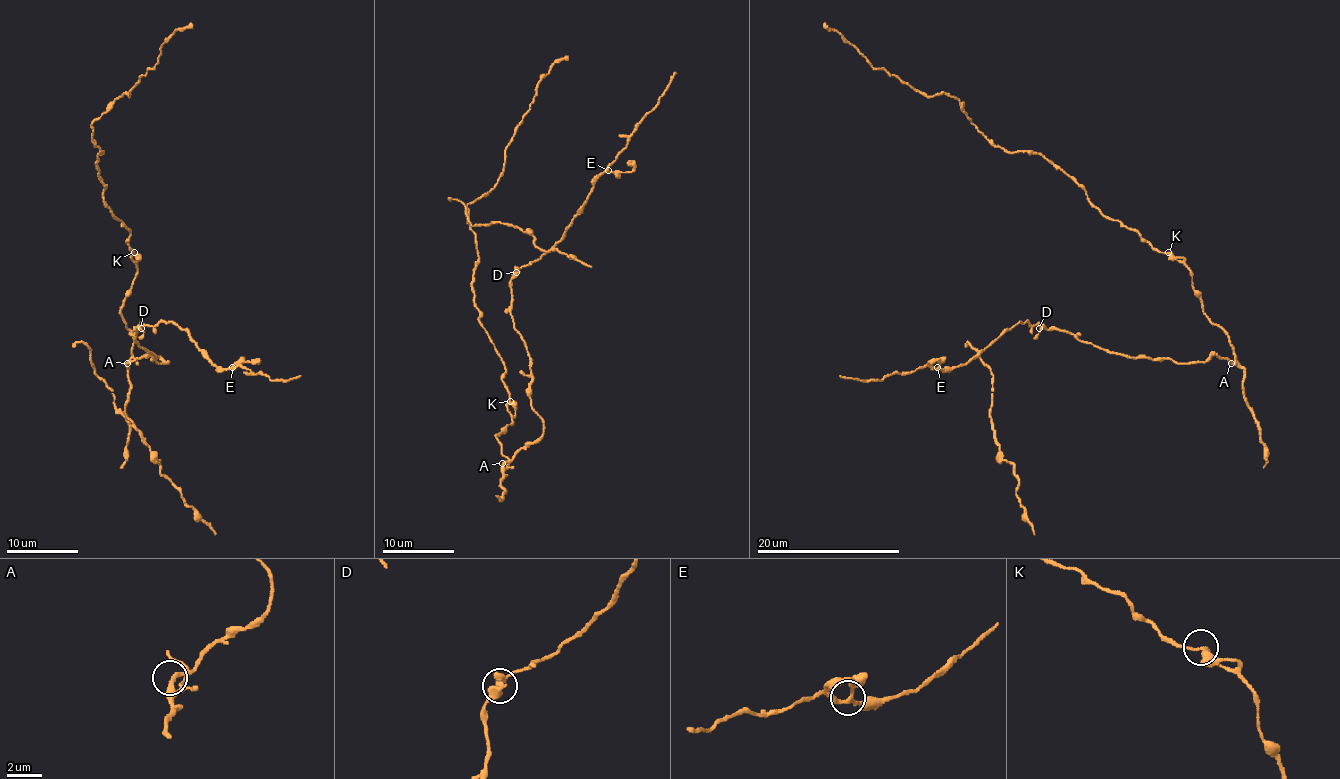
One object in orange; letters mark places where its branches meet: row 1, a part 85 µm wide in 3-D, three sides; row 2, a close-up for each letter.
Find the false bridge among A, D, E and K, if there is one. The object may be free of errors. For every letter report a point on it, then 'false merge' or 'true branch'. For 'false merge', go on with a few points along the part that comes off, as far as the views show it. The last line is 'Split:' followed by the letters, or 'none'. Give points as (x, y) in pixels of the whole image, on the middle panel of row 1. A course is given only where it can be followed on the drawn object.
A: place (502, 463); true branch
D: place (516, 272); true branch
E: place (608, 170); true branch
K: place (510, 401); true branch
Split: none

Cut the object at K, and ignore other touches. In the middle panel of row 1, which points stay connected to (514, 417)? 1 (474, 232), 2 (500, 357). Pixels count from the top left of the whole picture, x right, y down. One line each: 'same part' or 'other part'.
1: other part
2: other part

